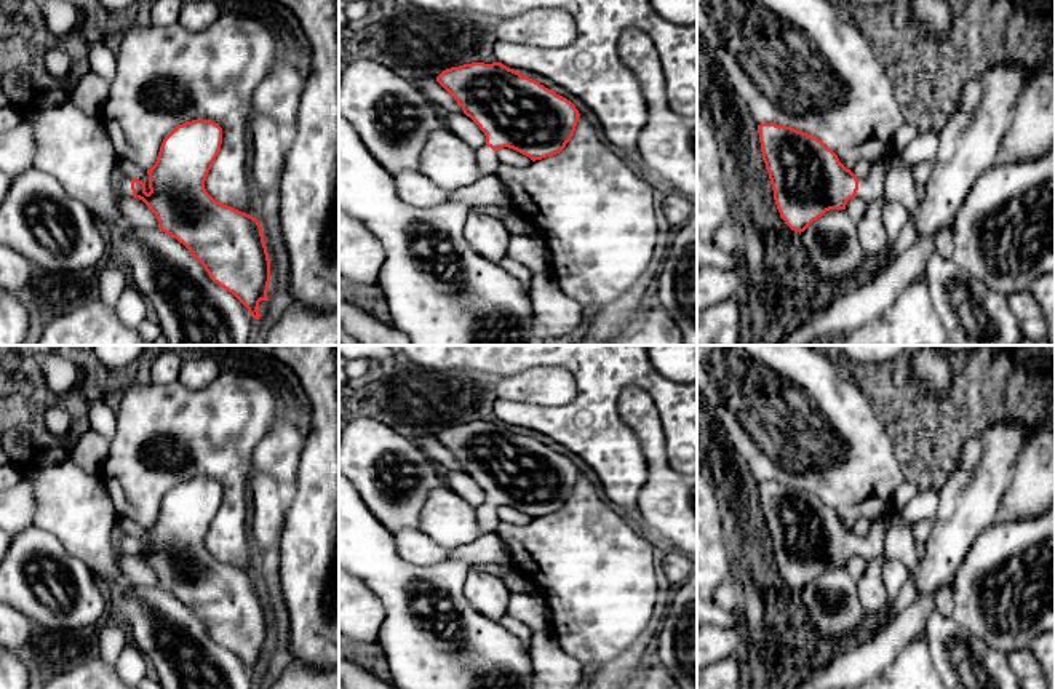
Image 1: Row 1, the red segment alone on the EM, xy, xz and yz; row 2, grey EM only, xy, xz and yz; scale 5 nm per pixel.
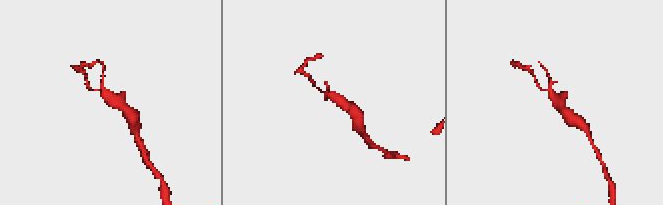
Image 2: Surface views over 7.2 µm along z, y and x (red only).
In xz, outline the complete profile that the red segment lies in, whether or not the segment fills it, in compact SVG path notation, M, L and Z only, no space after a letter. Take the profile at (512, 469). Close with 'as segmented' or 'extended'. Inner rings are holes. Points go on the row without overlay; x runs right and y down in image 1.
M472 420L443 428L436 440L457 459L486 494L486 502L476 510L481 534L494 532L499 524L497 508L508 505L532 520L559 512L574 494L579 468L566 456L539 440L523 435L502 420Z | extended

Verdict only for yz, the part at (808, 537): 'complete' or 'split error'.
split error

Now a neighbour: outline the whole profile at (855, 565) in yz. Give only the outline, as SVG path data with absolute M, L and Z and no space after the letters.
M854 555L847 560L846 563L846 569L847 572L855 579L855 580L860 580L863 572L866 571L866 564L868 561L863 560L862 556L858 555Z

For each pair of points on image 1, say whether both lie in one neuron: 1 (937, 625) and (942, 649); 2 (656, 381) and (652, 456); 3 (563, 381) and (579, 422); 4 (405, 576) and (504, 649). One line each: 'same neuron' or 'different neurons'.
1: same neuron
2: different neurons
3: different neurons
4: same neuron

